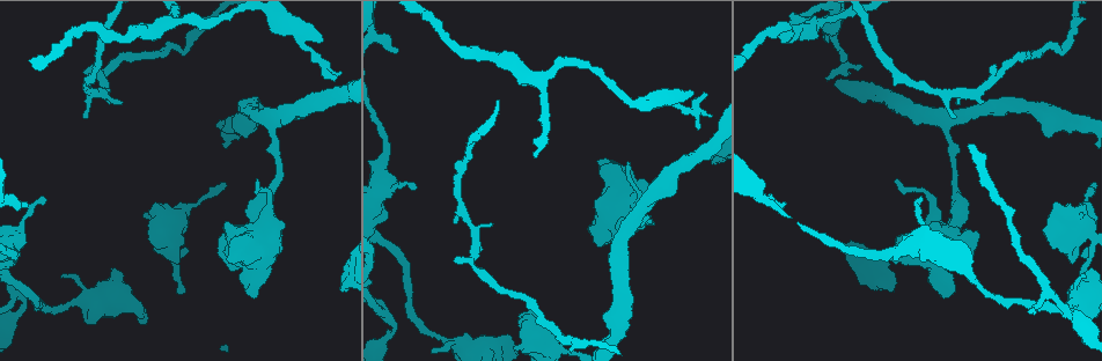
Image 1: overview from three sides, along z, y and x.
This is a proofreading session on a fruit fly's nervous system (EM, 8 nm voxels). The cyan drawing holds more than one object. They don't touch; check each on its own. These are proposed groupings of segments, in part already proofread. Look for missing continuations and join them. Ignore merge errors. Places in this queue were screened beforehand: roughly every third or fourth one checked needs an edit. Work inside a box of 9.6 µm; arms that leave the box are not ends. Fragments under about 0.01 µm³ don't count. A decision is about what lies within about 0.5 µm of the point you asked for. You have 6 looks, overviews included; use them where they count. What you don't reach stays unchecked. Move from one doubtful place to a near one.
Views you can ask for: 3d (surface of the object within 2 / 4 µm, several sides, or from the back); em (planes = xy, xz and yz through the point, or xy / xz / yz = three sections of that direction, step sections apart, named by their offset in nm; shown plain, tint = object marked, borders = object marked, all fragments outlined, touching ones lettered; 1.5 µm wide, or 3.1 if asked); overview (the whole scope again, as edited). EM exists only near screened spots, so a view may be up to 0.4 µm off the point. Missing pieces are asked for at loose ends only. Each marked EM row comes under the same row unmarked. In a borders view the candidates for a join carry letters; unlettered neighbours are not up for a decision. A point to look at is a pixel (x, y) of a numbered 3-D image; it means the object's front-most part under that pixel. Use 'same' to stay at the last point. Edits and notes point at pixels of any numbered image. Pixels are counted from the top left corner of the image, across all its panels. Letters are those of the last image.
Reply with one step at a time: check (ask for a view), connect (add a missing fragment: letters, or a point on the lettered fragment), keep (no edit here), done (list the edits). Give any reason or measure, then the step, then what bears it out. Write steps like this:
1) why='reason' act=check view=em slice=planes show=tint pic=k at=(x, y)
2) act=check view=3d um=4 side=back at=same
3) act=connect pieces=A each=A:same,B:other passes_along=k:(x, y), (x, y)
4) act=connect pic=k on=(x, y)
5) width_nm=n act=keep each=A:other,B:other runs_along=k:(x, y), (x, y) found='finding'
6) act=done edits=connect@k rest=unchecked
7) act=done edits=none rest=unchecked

why='thin end' act=check view=3d um=4 pic=1 at=(698, 129)

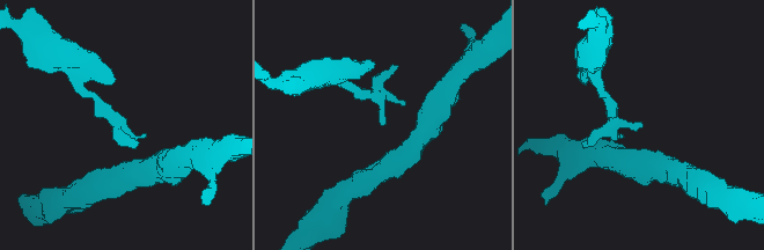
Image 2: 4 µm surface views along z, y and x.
act=check view=em slice=xz step=8 show=borders pic=2 at=(640, 124)

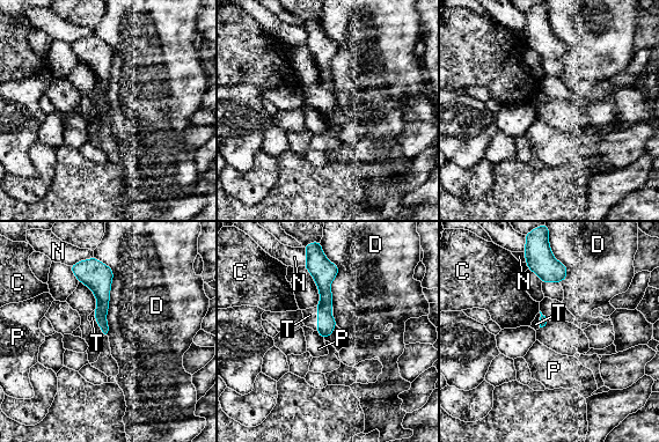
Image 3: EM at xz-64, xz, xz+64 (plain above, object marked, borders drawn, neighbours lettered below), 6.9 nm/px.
why='another direction' act=check view=em slice=planes show=borders at=same

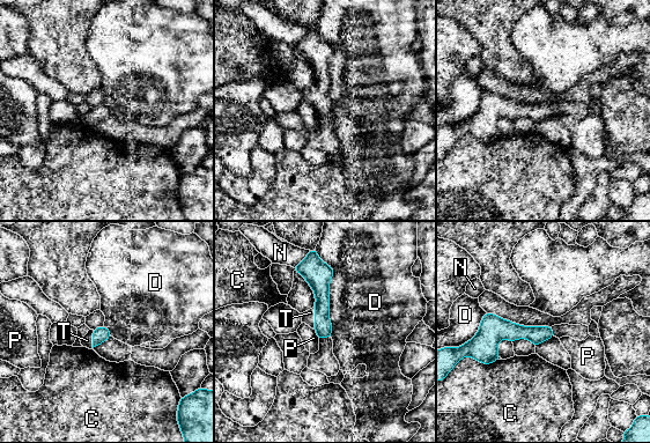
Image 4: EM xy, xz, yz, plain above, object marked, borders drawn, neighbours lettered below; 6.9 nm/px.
act=connect pieces=T each=C:other,D:other,N:other,P:other,T:same found='it goes on there'

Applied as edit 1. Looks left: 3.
why='tapers out' act=check view=3d um=2 pic=1 at=(626, 163)

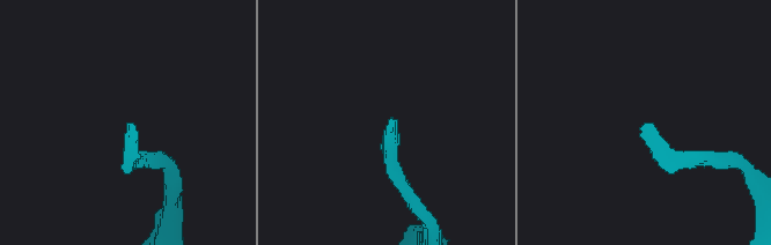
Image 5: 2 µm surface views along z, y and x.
act=check view=em slice=xy step=8 show=borders pic=5 at=(388, 122)

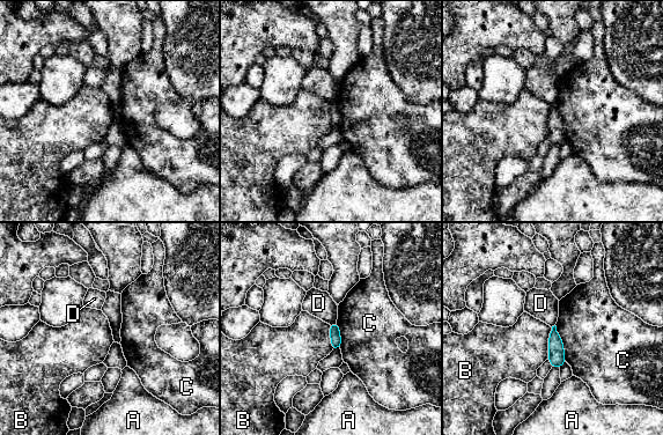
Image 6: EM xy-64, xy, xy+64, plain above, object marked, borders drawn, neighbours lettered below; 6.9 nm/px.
why='another direction' act=check view=em slice=planes show=borders at=same

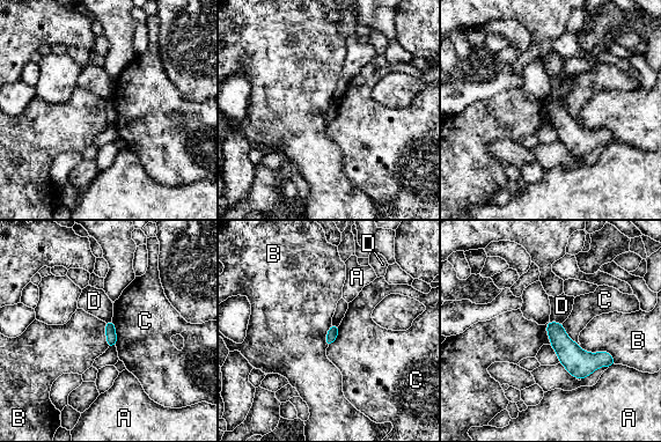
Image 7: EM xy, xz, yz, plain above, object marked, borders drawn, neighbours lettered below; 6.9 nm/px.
longest_contact=B:280nm act=keep each=A:other,B:other,C:other,D:other border=7:(580, 348), (608, 352), (616, 363) found='no lettered fragment goes on from it'

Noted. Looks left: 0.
act=done edits=connect@4 rest=unchecked

